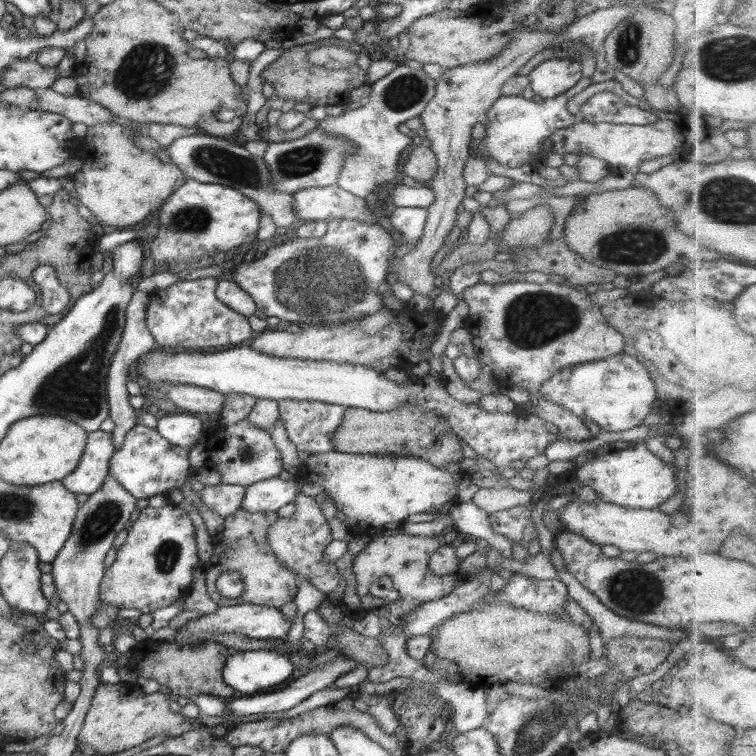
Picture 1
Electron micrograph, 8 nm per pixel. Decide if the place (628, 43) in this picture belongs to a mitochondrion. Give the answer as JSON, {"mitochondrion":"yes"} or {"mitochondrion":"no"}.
{"mitochondrion":"yes"}

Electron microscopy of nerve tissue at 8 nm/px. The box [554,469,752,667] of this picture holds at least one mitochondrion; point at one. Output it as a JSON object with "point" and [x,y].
{"point":[637,591]}

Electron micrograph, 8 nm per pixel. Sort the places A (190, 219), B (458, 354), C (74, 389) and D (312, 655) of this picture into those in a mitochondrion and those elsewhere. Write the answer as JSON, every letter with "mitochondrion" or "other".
{"A":"mitochondrion","B":"other","C":"mitochondrion","D":"other"}

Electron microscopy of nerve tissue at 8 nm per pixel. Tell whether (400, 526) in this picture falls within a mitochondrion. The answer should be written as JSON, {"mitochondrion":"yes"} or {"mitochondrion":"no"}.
{"mitochondrion":"no"}

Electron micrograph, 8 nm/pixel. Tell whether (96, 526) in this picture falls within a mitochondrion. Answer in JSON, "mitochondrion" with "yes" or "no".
{"mitochondrion":"yes"}

